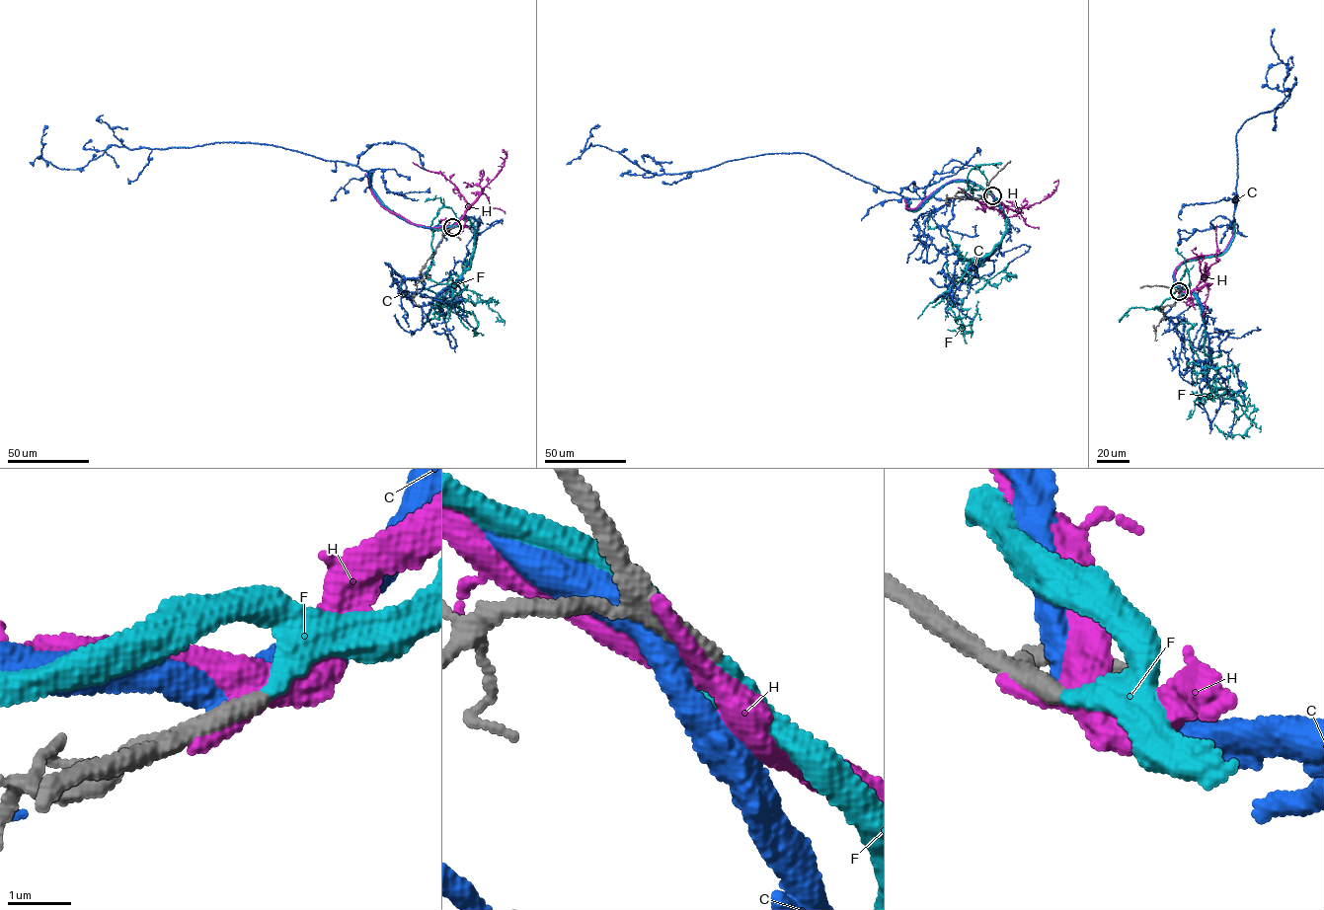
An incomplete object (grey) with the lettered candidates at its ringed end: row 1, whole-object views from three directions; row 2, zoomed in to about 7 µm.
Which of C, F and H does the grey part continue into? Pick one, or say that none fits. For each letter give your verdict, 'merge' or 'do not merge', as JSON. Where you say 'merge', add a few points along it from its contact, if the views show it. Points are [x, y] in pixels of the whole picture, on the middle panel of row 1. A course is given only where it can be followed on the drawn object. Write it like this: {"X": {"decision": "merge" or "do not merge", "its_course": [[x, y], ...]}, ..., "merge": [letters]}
{"C": {"decision": "do not merge"}, "F": {"decision": "merge", "its_course": [[992, 194], [1004, 216], [1003, 236], [991, 253], [970, 262], [950, 293], [951, 308], [968, 332], [977, 300]]}, "H": {"decision": "do not merge"}, "merge": ["F"]}

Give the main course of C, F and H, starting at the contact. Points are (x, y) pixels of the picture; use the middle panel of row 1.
C: (991, 194), (953, 181), (907, 209), (898, 193), (797, 152), (655, 174), (606, 147), (584, 151), (599, 125)
F: (992, 194), (1004, 216), (1003, 236), (991, 253), (970, 262), (950, 293), (951, 308), (968, 332), (977, 300)
H: (991, 194), (980, 186), (957, 180), (935, 189), (914, 208), (905, 207), (904, 199)

